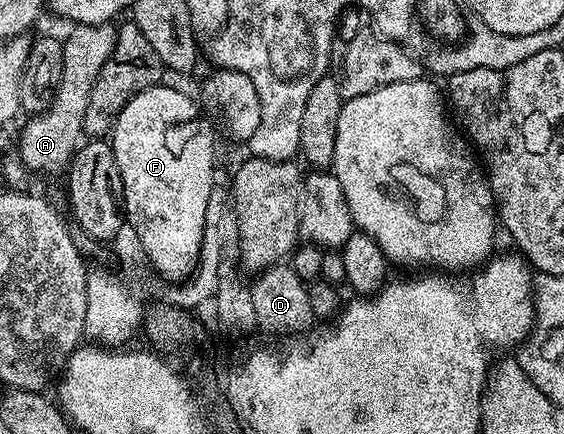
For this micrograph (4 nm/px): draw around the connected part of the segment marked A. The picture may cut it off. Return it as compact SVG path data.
M110 22L96 26L75 24L70 29L67 38L62 39L61 84L57 84L57 92L49 108L28 117L23 131L17 134L21 160L27 165L27 169L36 175L55 174L58 170L68 169L84 137L83 125L85 124L85 108L89 105L89 92L93 92L93 84L101 68L105 68L105 60L109 60L115 47L116 27Z

